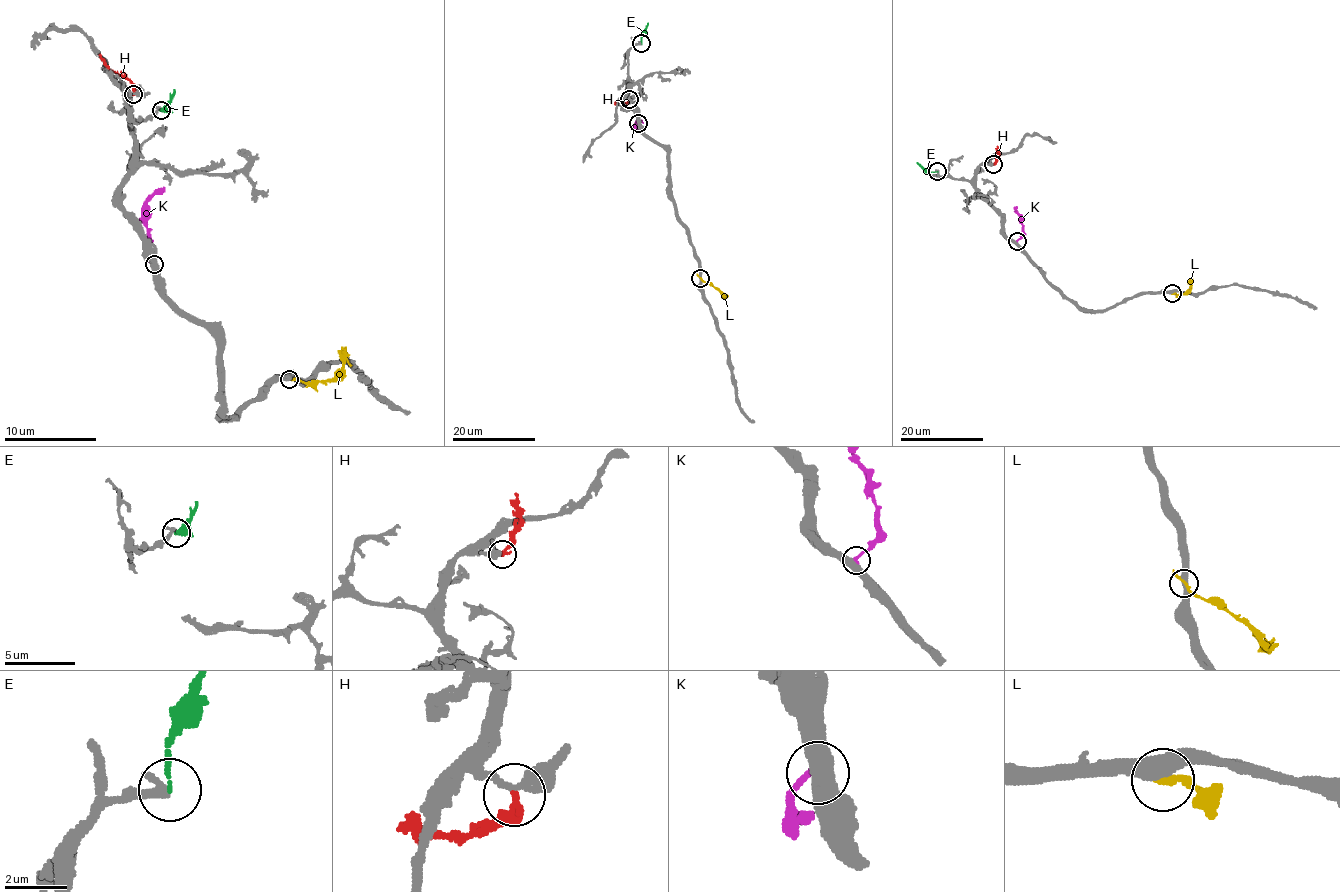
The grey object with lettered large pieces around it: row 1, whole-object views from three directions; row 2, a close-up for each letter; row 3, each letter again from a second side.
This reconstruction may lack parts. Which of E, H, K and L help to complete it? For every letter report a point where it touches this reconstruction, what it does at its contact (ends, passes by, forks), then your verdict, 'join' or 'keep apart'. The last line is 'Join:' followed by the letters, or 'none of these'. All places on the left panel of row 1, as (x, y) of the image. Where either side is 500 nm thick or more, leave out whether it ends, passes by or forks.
E: contact (161, 110); it ends; keep apart
H: contact (133, 94); it ends; keep apart
K: contact (154, 264); it ends; join
L: contact (289, 379); it passes by; keep apart
Join: K

